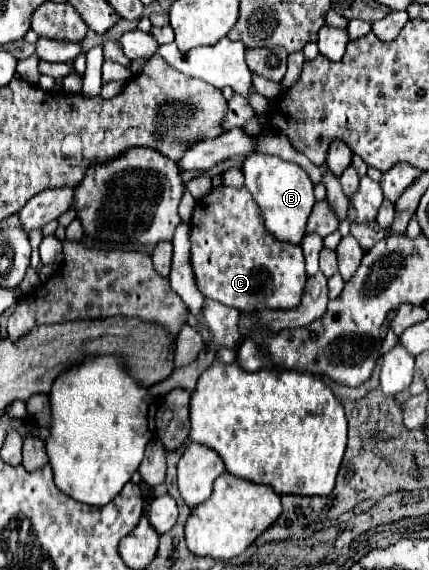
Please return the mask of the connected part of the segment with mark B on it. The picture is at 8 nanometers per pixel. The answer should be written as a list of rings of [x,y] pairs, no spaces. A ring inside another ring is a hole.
[[[262,153],[246,157],[242,173],[244,173],[244,187],[256,201],[266,231],[272,233],[278,241],[300,243],[306,233],[304,231],[306,219],[314,205],[314,183],[310,181],[310,177],[296,163]]]

